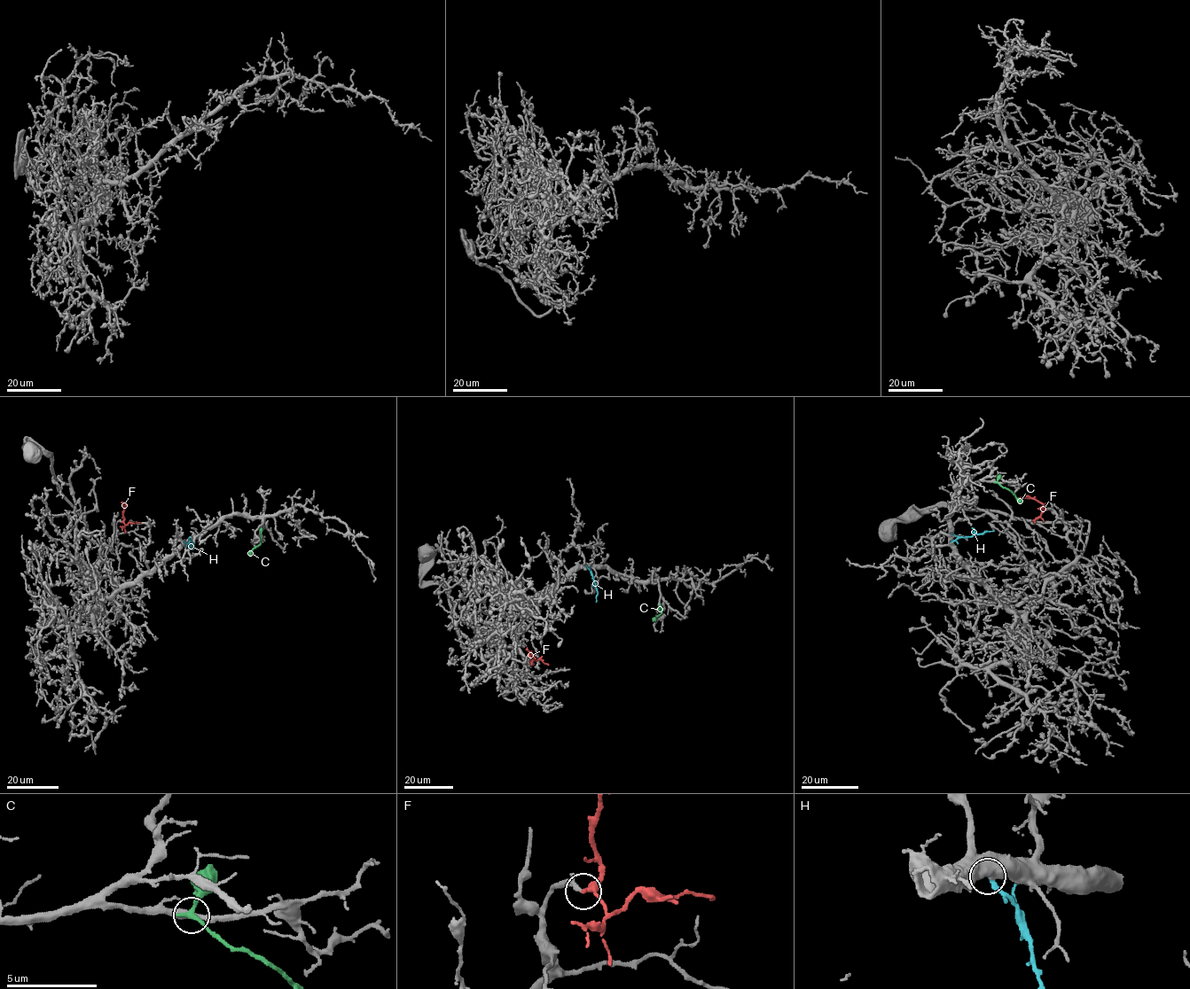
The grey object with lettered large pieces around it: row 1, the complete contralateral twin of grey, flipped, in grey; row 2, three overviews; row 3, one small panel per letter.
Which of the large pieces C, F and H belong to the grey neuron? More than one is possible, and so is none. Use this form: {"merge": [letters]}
{"merge": ["F"]}

